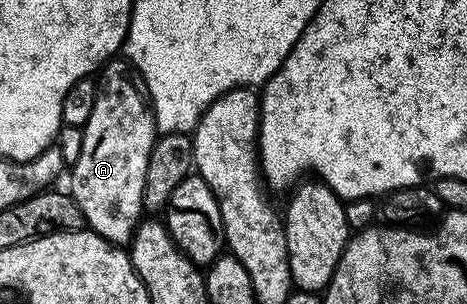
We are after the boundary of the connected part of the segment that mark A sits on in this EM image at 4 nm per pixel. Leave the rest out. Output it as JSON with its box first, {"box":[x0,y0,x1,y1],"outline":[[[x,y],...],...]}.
{"box":[69,57,157,245],"outline":[[[116,57],[102,68],[101,76],[97,83],[97,101],[93,101],[93,113],[89,113],[89,121],[86,127],[82,128],[81,135],[83,140],[79,143],[79,156],[75,159],[75,168],[71,171],[71,187],[69,186],[69,193],[77,201],[77,205],[83,214],[84,224],[90,230],[95,231],[105,241],[116,245],[130,244],[132,237],[135,235],[136,229],[139,228],[141,220],[145,215],[145,208],[143,206],[143,194],[145,193],[145,169],[149,169],[149,153],[153,149],[155,140],[157,138],[157,128],[155,126],[155,109],[149,102],[147,88],[140,82],[139,72],[131,66],[126,58]]]}

